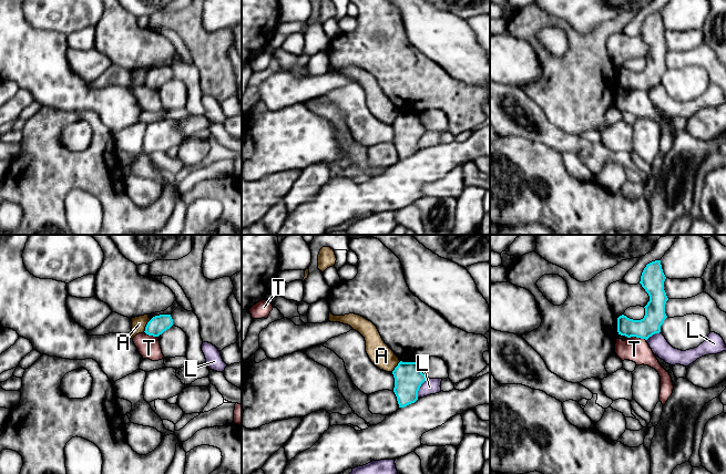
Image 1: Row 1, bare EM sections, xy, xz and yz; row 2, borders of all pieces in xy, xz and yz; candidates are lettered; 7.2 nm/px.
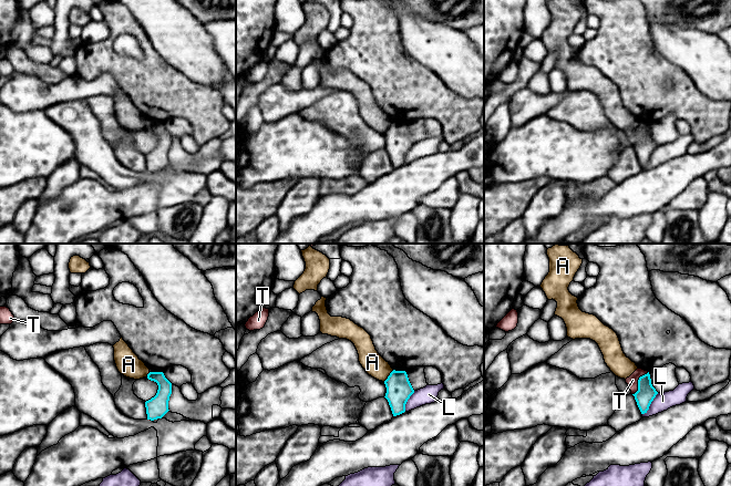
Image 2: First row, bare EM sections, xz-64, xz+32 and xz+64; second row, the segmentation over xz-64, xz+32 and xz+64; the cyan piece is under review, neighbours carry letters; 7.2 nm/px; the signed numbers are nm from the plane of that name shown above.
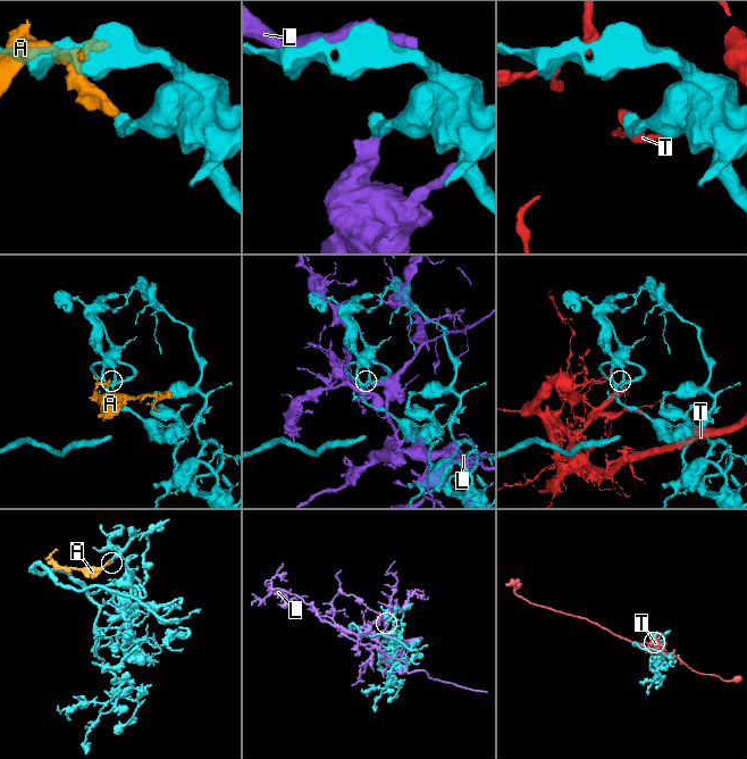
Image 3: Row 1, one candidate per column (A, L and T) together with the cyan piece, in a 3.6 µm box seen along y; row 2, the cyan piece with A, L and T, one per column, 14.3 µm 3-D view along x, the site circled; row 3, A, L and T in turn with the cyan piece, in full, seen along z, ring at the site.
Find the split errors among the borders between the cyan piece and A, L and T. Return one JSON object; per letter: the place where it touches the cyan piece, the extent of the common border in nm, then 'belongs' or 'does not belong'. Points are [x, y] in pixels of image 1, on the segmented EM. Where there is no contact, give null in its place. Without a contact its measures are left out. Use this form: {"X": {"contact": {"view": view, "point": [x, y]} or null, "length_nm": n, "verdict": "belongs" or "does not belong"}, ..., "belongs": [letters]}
{"A": {"contact": {"view": "xy", "point": [146, 326]}, "length_nm": 110, "verdict": "does not belong"}, "L": {"contact": {"view": "xz", "point": [419, 388]}, "length_nm": 170, "verdict": "does not belong"}, "T": {"contact": {"view": "yz", "point": [636, 337]}, "length_nm": 140, "verdict": "does not belong"}, "belongs": []}

